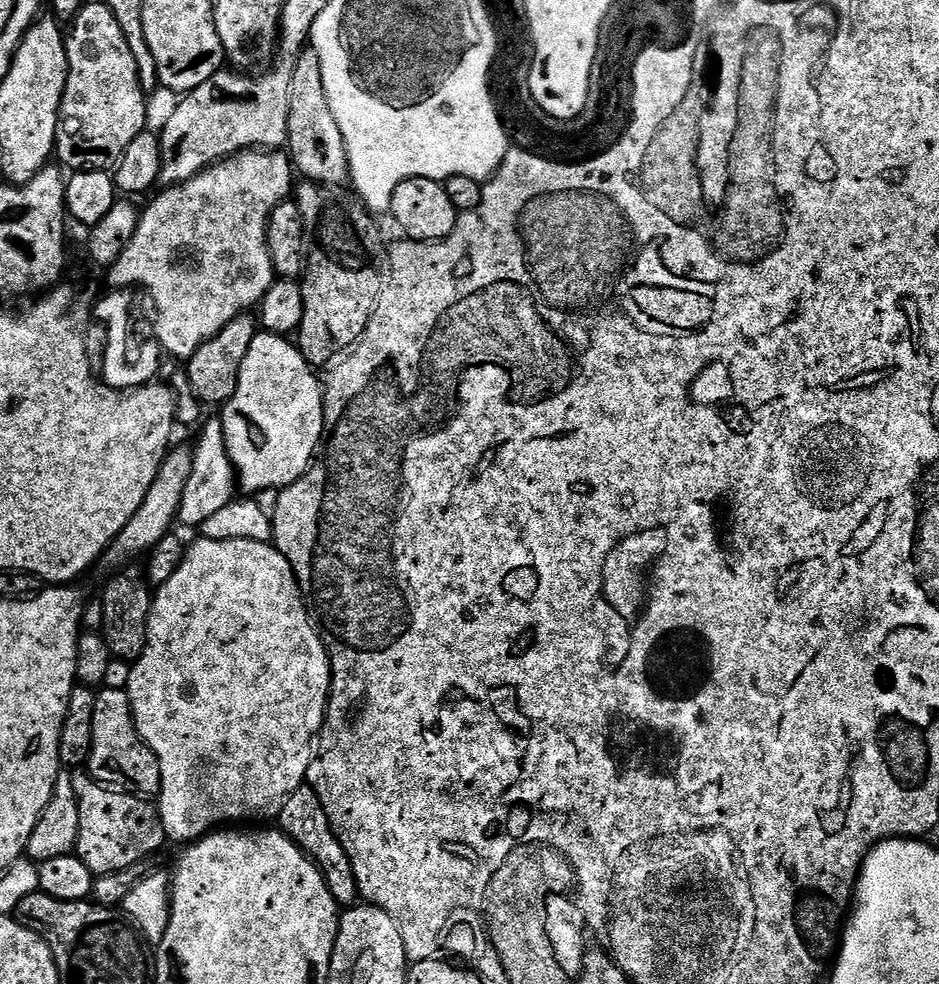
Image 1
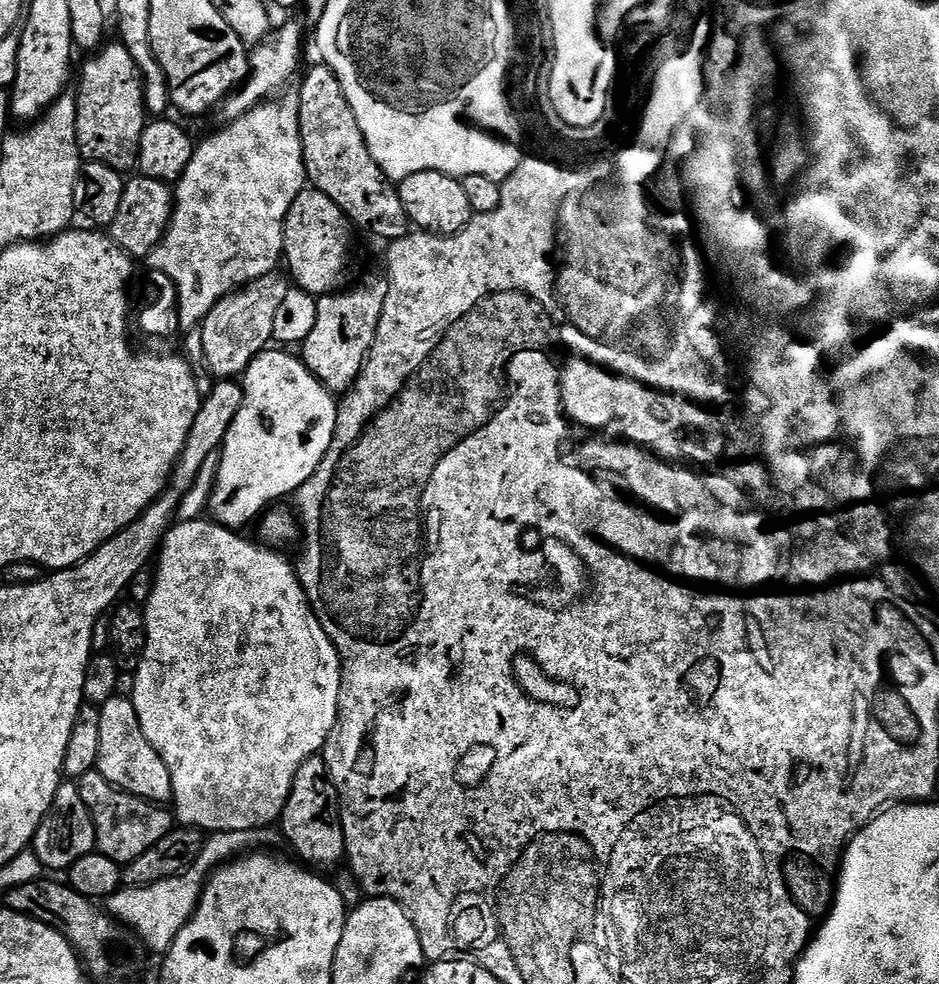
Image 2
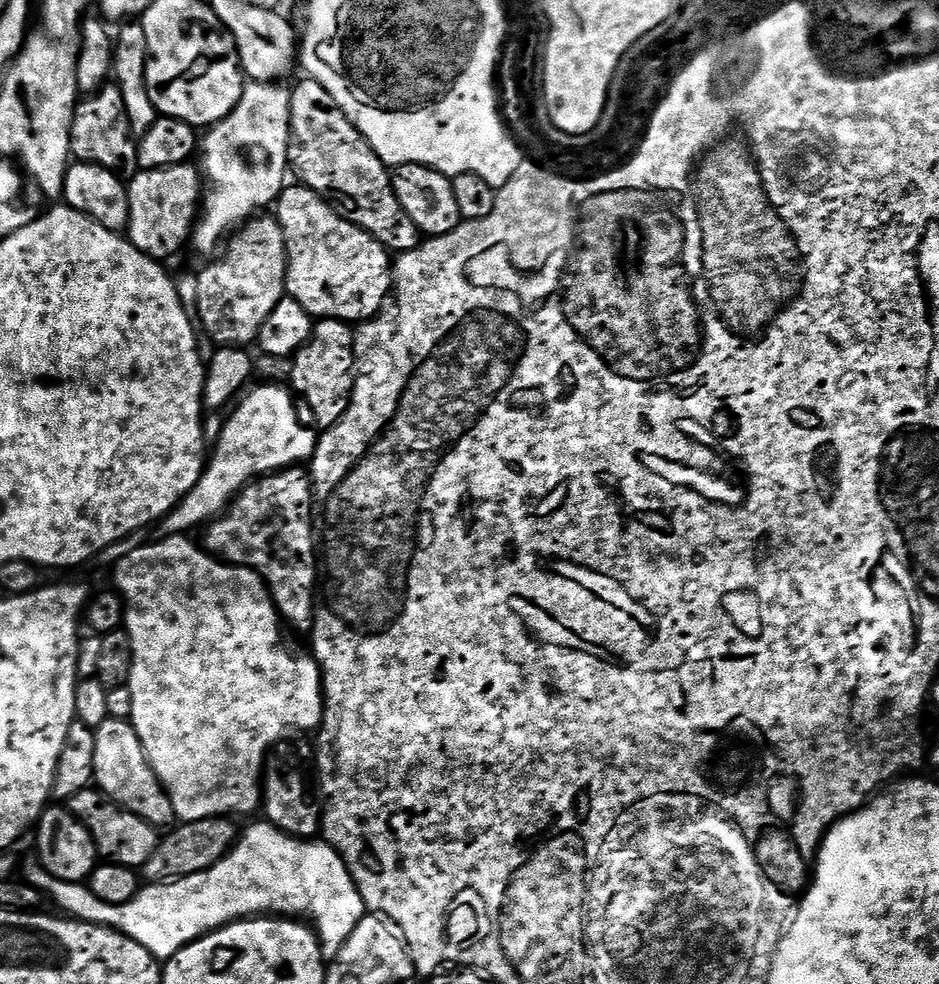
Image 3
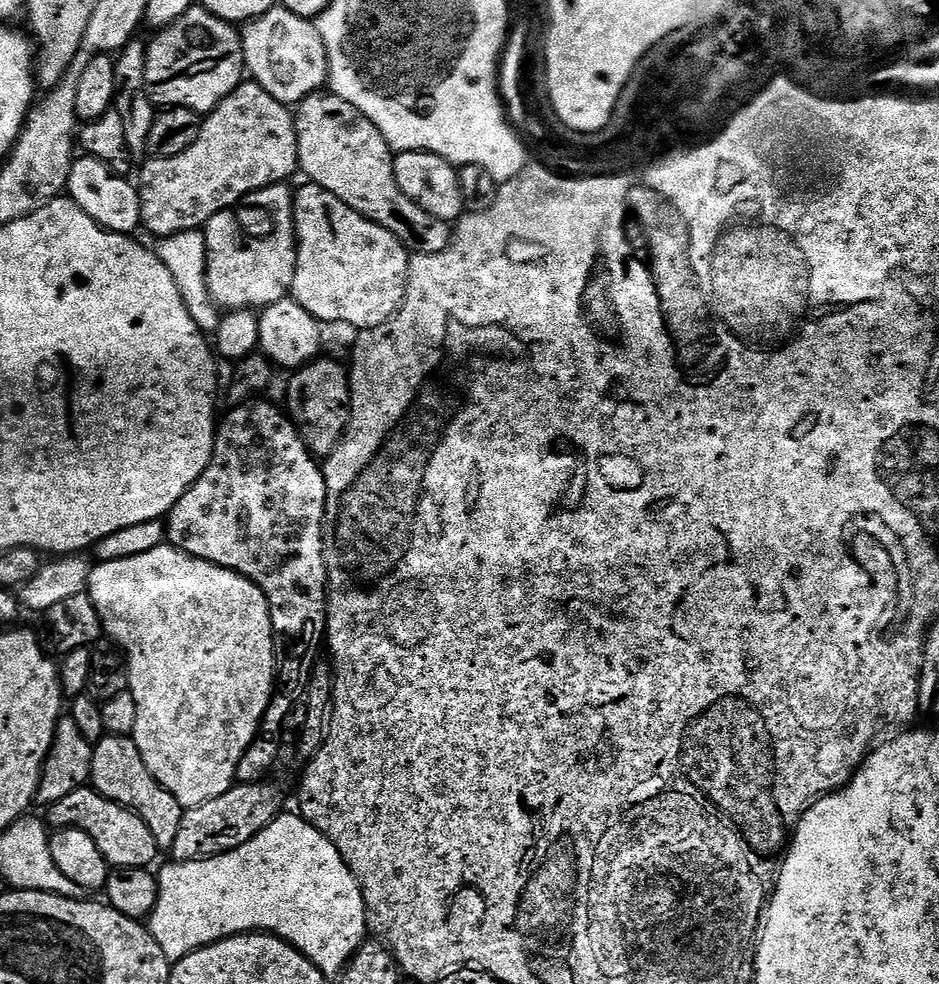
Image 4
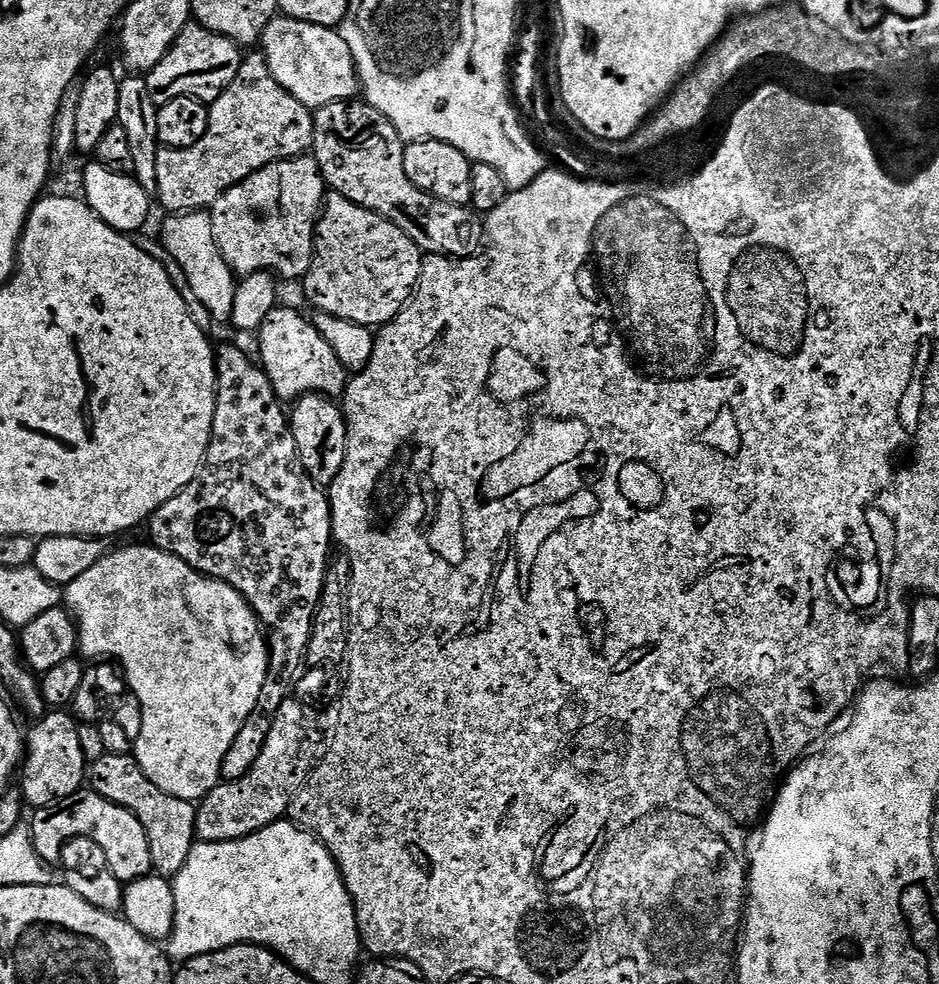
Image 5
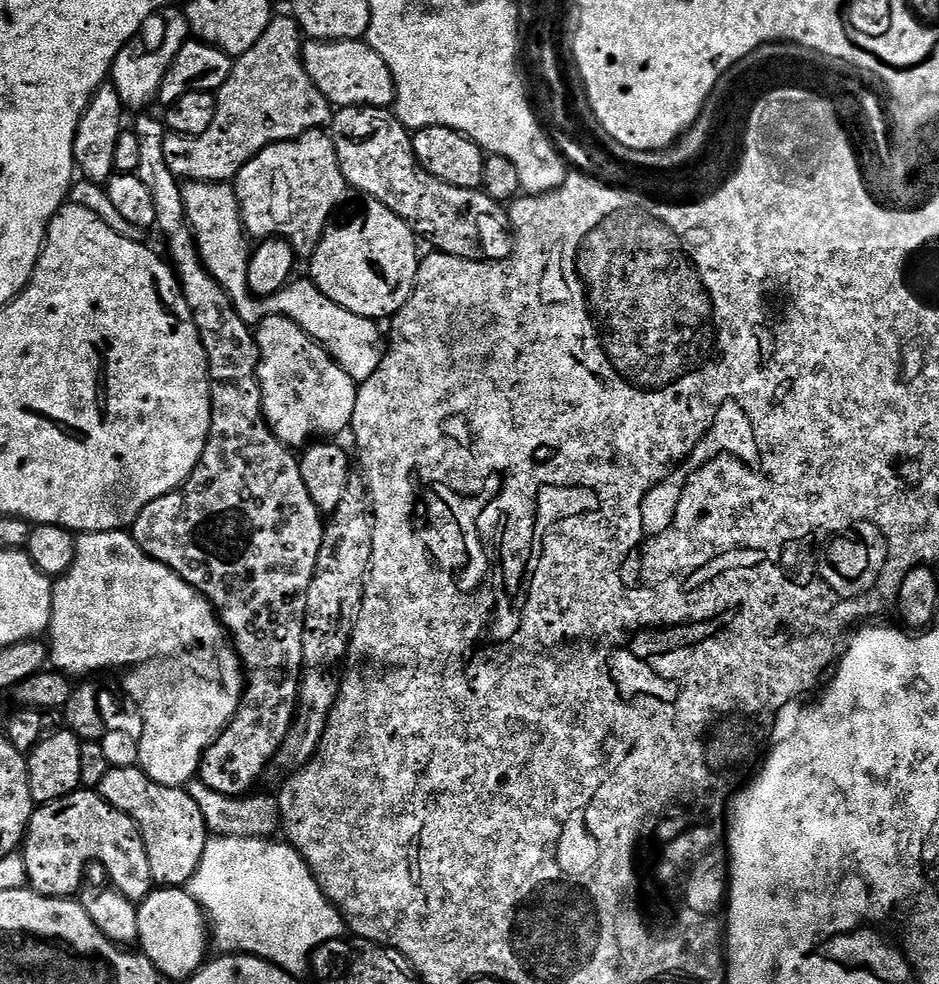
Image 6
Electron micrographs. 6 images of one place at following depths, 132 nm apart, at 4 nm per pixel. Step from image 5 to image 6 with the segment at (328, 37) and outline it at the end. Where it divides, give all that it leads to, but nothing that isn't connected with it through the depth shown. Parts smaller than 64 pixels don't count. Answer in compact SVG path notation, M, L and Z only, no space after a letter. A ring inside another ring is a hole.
M307 41L301 49L304 70L328 103L336 108L388 108L396 100L396 87L386 62L365 41Z

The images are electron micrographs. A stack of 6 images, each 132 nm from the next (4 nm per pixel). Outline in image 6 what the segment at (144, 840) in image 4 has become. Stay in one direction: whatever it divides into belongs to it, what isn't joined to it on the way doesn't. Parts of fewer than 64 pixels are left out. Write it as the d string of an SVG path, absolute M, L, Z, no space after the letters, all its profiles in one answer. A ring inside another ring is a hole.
M81 790L70 793L66 798L58 798L49 804L39 805L33 811L28 830L24 834L22 855L26 862L28 875L27 887L43 896L63 896L72 898L77 895L80 883L84 880L84 871L91 860L97 860L109 876L111 887L116 888L126 898L137 902L145 900L154 891L154 881L150 874L150 858L146 854L146 846L142 842L142 834L138 826L122 810L110 806L100 797L99 791Z

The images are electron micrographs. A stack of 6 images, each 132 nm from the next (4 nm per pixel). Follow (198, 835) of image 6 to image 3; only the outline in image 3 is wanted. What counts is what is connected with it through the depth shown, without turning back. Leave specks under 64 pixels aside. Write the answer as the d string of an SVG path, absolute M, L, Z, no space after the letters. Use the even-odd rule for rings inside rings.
M109 718L95 730L94 738L94 774L95 787L103 792L113 804L138 814L146 822L153 824L157 830L168 830L177 823L174 814L174 802L154 774L146 758L146 750L134 730L131 719L114 720Z

